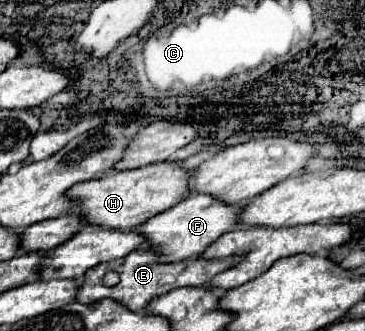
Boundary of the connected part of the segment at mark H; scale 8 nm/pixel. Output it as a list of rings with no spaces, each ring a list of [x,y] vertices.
[[[161,161],[139,169],[113,171],[101,179],[79,183],[69,191],[69,195],[81,201],[79,213],[85,215],[89,223],[129,231],[131,227],[137,227],[149,221],[153,215],[159,215],[161,211],[167,211],[169,207],[175,207],[177,203],[187,199],[191,195],[189,175],[191,171],[181,161]]]

